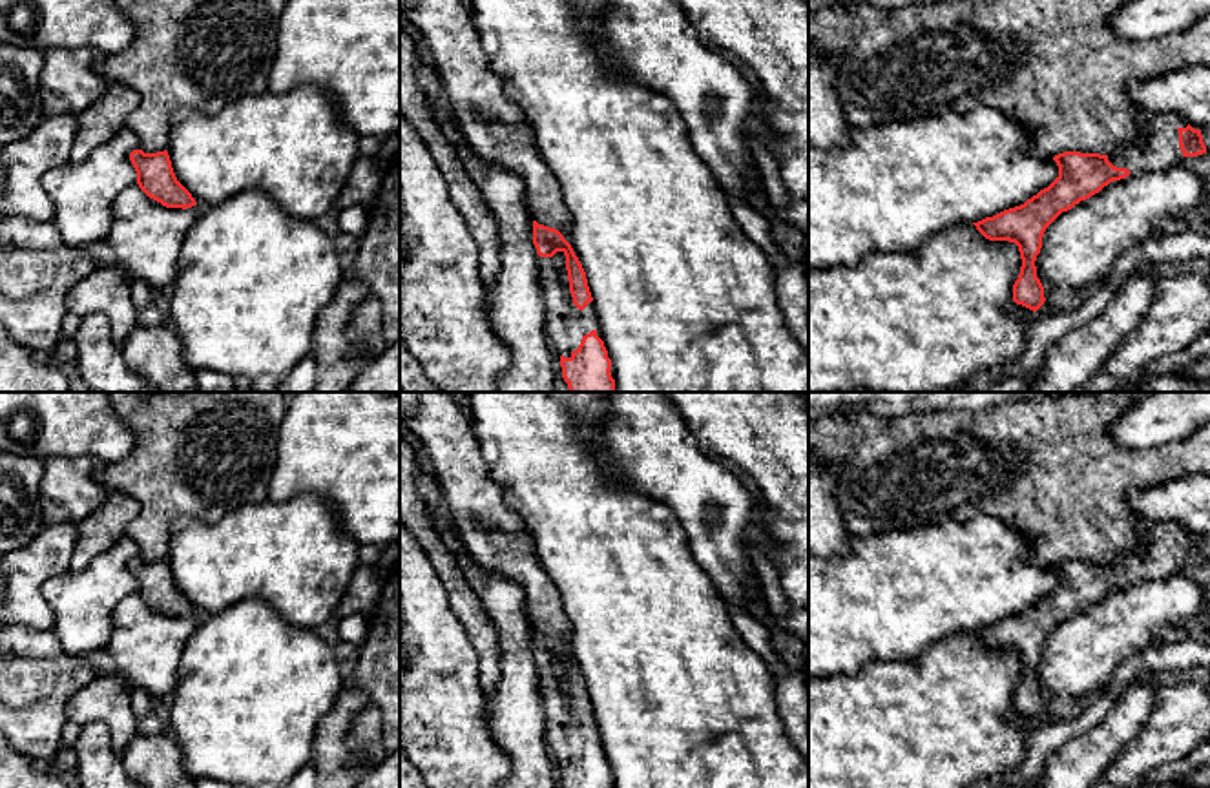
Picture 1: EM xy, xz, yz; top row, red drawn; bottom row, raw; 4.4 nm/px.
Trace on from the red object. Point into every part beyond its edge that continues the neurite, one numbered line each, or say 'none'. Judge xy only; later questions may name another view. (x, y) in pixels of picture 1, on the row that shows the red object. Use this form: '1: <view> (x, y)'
none

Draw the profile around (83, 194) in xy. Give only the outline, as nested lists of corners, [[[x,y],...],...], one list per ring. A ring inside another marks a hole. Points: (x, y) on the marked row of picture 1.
[[[124,126],[84,162],[68,162],[44,173],[42,186],[55,204],[53,223],[64,244],[84,248],[106,239],[113,224],[113,202],[137,184],[130,161],[137,148],[139,137]]]

